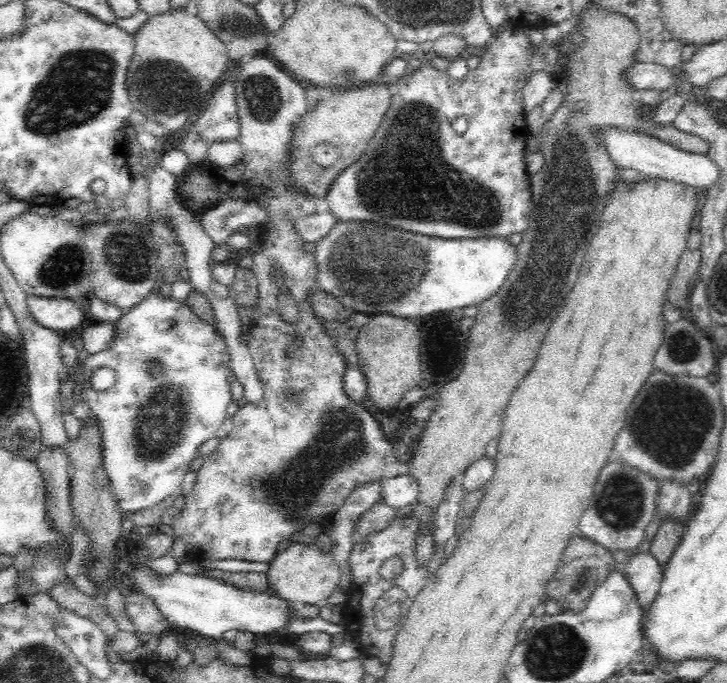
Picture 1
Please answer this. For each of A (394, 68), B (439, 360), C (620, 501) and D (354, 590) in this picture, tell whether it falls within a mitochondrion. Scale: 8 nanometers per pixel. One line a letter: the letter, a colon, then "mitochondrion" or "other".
A: other
B: other
C: mitochondrion
D: other

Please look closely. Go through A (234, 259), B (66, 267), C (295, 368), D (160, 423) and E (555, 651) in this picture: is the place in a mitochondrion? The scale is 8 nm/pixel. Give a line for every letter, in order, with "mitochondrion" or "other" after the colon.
A: other
B: mitochondrion
C: other
D: mitochondrion
E: mitochondrion

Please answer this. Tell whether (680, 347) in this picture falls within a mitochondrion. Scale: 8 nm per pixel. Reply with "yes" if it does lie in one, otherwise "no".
yes

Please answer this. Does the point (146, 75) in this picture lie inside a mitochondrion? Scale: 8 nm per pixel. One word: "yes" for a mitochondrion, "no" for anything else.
yes

